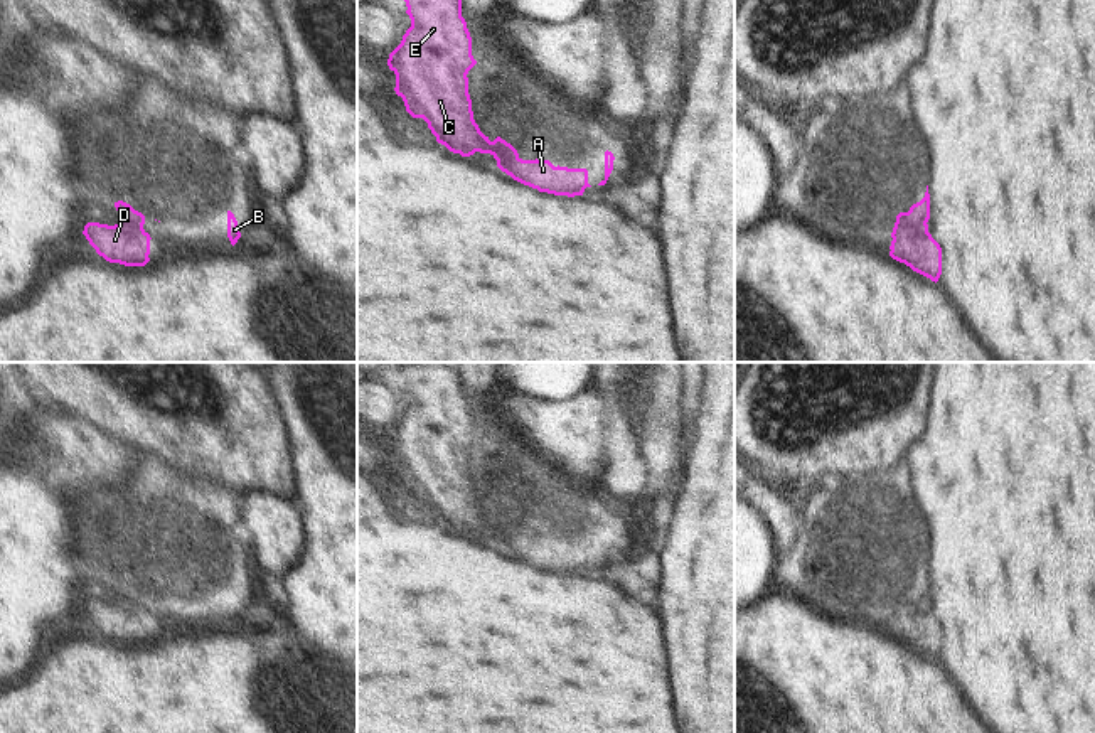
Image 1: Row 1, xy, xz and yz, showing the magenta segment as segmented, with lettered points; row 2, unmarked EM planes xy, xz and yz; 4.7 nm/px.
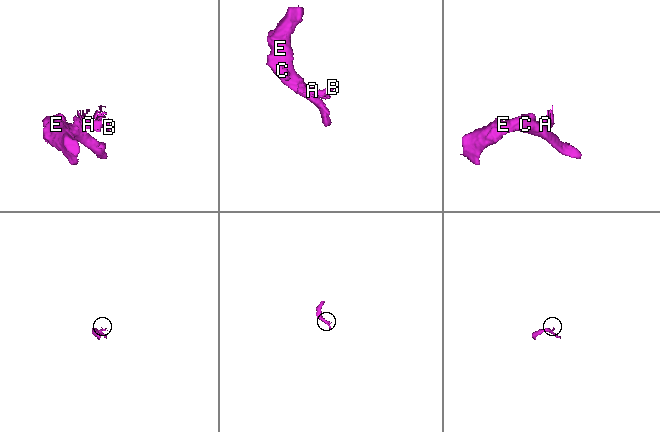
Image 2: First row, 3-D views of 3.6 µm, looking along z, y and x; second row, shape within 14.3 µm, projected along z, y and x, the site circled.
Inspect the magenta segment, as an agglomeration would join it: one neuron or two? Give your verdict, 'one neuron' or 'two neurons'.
two neurons

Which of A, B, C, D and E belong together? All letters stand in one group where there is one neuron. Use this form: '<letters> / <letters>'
A B / C D E

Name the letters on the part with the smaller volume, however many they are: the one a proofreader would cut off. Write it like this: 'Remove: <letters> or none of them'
Remove: A, B

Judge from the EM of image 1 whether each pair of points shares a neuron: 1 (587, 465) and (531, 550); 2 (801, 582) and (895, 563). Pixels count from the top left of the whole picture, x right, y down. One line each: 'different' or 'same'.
1: different
2: different

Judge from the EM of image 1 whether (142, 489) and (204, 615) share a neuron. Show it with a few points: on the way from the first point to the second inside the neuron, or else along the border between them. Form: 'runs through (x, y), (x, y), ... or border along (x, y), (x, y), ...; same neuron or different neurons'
runs through (150, 521), (177, 550), (191, 583); same neuron

